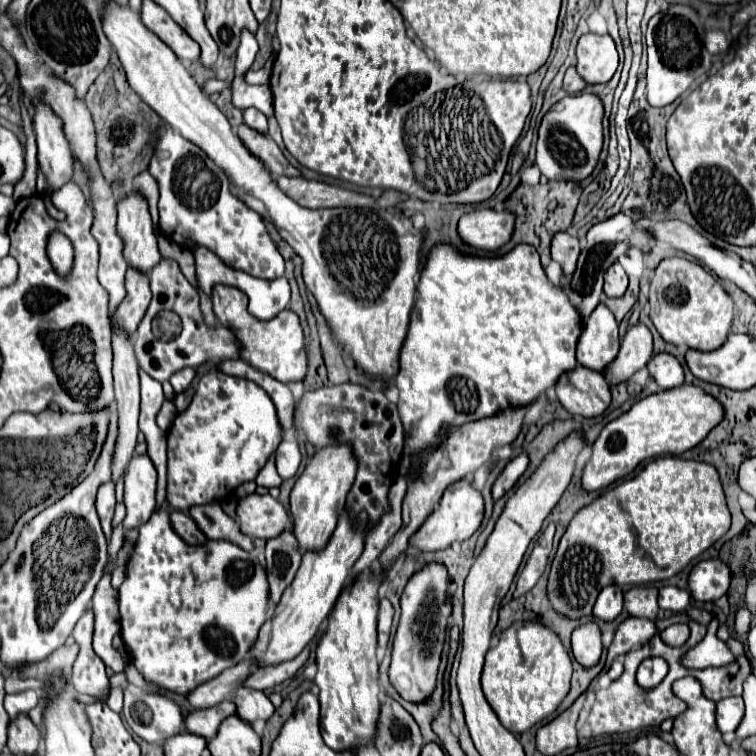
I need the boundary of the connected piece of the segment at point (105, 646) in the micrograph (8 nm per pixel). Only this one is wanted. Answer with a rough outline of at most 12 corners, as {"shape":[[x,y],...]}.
{"shape":[[130,542],[108,560],[98,582],[94,608],[94,650],[114,672],[124,660],[112,648],[120,632],[112,572],[126,566]]}

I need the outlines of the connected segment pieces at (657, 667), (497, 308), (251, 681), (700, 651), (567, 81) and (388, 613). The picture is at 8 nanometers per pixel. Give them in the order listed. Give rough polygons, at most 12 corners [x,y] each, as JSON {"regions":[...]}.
{"regions":[[[646,658],[636,680],[642,688],[658,686],[668,674],[664,658]],[[438,242],[400,350],[400,474],[576,368],[536,248]],[[300,656],[252,672],[242,686],[266,690],[292,678],[306,662]],[[713,618],[708,632],[686,656],[688,668],[726,666],[734,660],[726,642],[716,636]],[[570,66],[564,76],[564,90],[576,94],[586,86],[586,82]],[[388,598],[380,600],[378,646],[386,650],[394,608]]]}

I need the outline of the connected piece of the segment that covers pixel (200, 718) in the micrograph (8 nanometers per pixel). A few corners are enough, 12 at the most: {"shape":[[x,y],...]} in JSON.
{"shape":[[230,700],[190,712],[186,728],[212,740],[224,718],[236,712]]}

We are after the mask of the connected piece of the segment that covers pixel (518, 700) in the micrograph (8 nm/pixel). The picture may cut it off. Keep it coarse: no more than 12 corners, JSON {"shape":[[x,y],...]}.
{"shape":[[514,622],[482,690],[520,734],[558,708],[572,660],[556,632]]}

